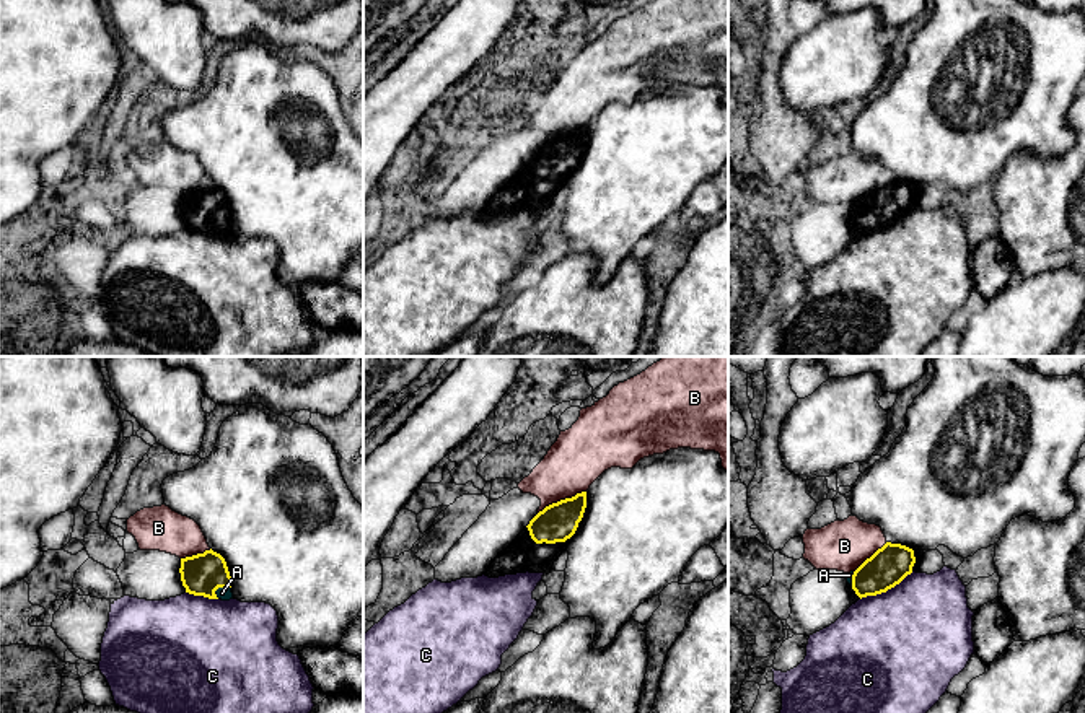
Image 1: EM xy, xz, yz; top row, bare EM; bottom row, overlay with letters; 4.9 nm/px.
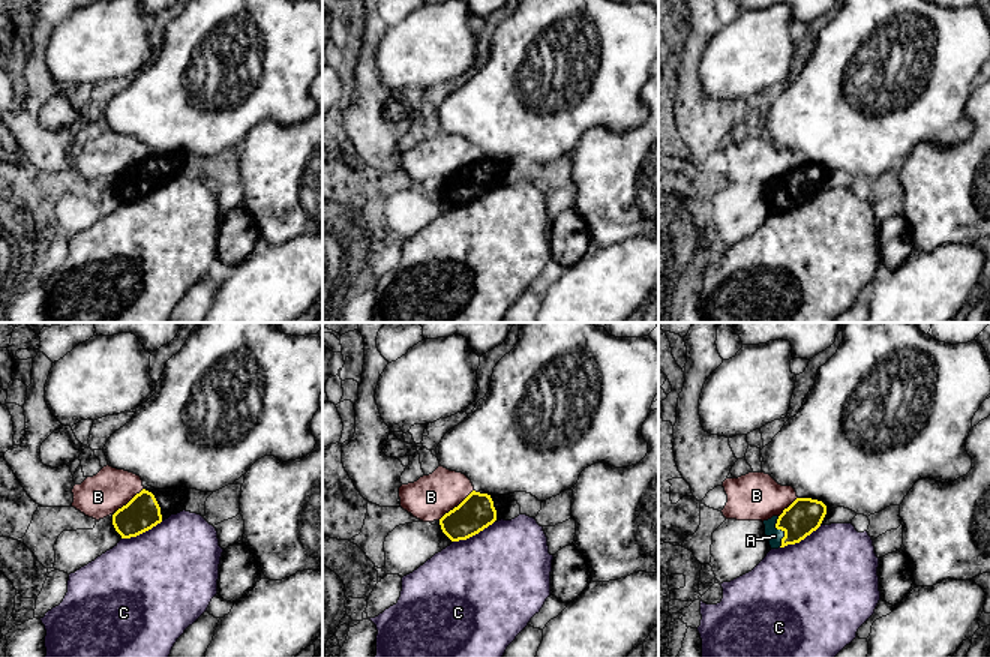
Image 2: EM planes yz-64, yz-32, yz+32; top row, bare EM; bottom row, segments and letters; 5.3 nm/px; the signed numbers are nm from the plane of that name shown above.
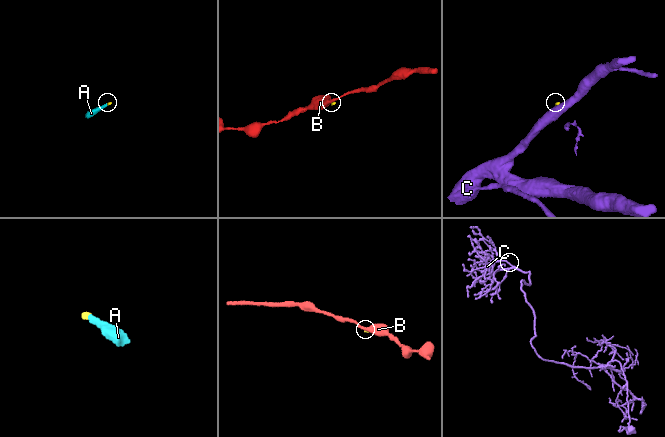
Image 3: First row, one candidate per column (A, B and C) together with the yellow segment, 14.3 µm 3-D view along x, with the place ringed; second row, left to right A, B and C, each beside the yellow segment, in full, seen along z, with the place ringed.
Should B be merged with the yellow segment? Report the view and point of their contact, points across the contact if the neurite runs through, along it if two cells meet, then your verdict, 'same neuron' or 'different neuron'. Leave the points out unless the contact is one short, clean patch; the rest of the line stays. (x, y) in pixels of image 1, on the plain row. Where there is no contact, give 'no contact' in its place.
meets yellow in xz at (561, 135); border along xz (585, 126), (553, 137), (538, 148); different neuron

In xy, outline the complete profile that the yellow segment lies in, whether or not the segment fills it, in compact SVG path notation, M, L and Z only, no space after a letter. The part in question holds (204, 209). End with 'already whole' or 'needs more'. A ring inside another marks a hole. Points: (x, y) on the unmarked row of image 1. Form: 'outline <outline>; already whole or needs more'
outline M210 186L181 194L181 217L186 228L209 234L233 234L231 212L225 194Z; needs more

